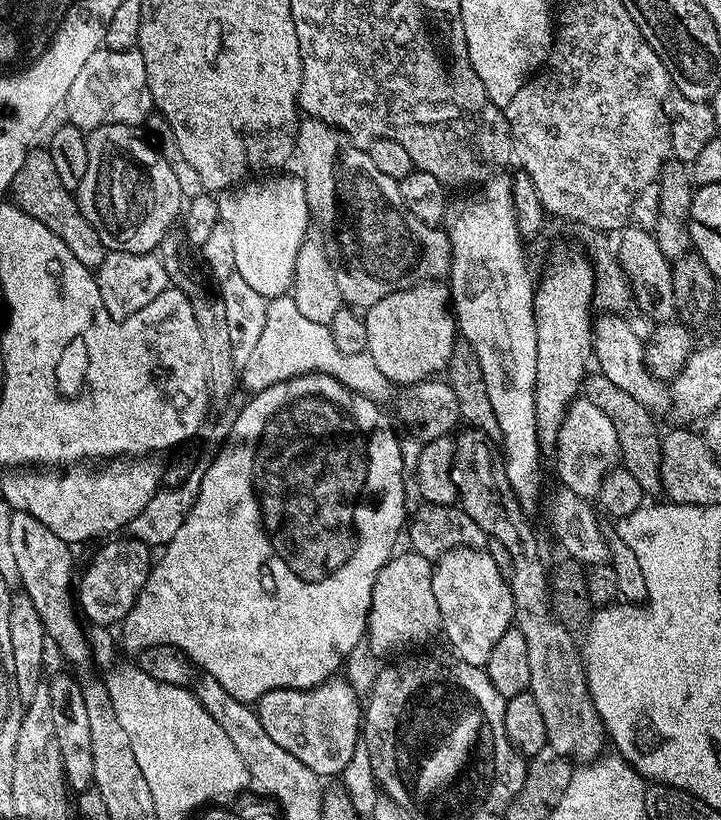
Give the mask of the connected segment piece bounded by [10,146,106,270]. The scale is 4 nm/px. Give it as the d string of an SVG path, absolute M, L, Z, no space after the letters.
M40 146L29 151L26 162L22 162L22 170L18 170L12 183L10 200L26 210L26 214L38 218L38 222L54 230L54 234L58 234L58 238L62 238L62 242L70 246L70 254L74 254L74 258L78 258L82 266L95 270L104 261L106 249L102 238L98 238L98 230L94 230L94 226L86 222L74 193L62 186L58 169L54 166L54 158L50 158L47 147Z

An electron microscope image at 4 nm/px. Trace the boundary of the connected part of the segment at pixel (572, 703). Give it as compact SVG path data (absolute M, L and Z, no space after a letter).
M468 426L464 430L465 432L461 436L455 437L456 449L452 467L458 504L466 514L470 514L470 518L474 518L474 522L478 522L485 537L498 538L511 555L514 565L514 578L510 581L514 627L522 634L522 638L526 638L526 659L530 666L528 691L531 692L534 702L538 702L542 722L546 722L548 747L558 750L558 754L562 754L567 760L572 761L573 765L593 764L594 761L600 759L606 748L604 723L600 721L598 710L594 706L592 696L588 693L588 680L584 676L581 649L578 647L577 641L576 644L572 641L575 640L573 633L567 632L554 615L553 605L550 603L550 597L548 598L550 576L546 568L544 572L544 556L540 553L536 532L528 525L529 515L520 509L520 503L514 494L514 486L510 486L510 478L506 478L506 466L501 449L477 428Z

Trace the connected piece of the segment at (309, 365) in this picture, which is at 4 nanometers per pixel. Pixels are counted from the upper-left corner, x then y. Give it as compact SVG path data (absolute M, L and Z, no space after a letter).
M290 294L271 297L267 306L265 329L250 354L249 361L241 365L240 382L258 393L269 389L278 382L288 381L292 377L305 376L306 373L324 373L342 382L355 393L362 394L368 400L383 403L384 396L394 392L382 370L376 365L369 352L343 354L334 341L331 327L327 324L313 322L299 313L298 306Z

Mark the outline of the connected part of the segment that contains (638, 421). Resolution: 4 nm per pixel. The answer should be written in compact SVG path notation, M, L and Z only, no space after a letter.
M608 381L601 383L602 388L600 394L596 396L596 405L598 405L606 414L606 418L610 418L610 422L614 422L614 430L618 430L618 446L620 447L620 460L622 467L630 470L630 474L634 474L634 478L638 478L638 486L642 486L642 490L649 497L661 495L660 487L660 463L662 462L662 439L661 429L656 429L653 413L649 412L646 406L642 406L642 402L638 402L635 398L630 398L630 394L626 394L626 390L620 390Z

